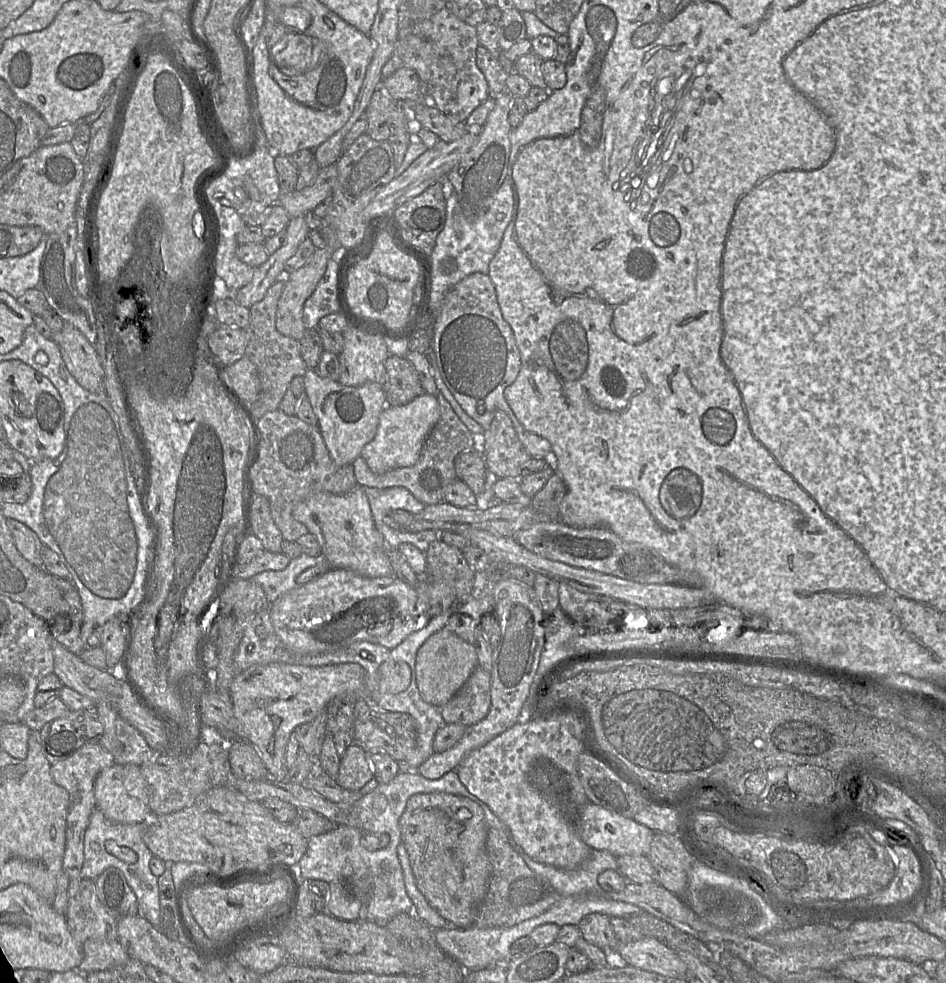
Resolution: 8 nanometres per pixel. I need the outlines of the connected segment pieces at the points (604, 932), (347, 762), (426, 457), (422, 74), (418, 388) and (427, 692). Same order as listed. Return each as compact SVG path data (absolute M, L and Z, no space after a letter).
M588 914L581 919L577 927L586 941L602 950L613 949L618 943L610 925L610 917L604 914Z
M351 745L340 758L340 765L335 781L344 789L360 791L374 778L368 754L360 747Z
M440 392L436 397L439 403L440 418L426 437L418 461L410 467L396 468L377 474L369 468L365 459L359 456L352 463L358 485L375 488L404 487L425 505L443 501L446 486L457 479L454 467L456 456L471 448L478 448L478 445L476 445L476 438L459 419L446 398Z
M447 7L424 20L413 20L406 9L399 11L394 53L405 66L417 73L424 85L425 97L452 122L465 122L470 114L489 98L487 80L476 63L476 50L479 45L476 27L460 20Z
M389 355L385 370L386 382L382 387L387 405L404 405L424 393L418 372L405 356Z
M447 629L431 635L417 650L415 658L414 673L422 699L441 708L454 697L477 665L478 658L474 644L467 643Z

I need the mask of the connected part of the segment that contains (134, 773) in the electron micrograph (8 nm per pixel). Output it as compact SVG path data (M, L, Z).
M113 763L102 770L93 785L93 797L96 809L110 821L121 824L138 824L150 821L153 817L148 807L149 790L140 766L134 764Z

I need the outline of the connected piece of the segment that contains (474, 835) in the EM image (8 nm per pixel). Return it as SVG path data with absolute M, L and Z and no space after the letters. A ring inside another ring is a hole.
M416 793L408 799L399 826L420 892L451 926L472 926L476 906L484 898L491 878L486 851L488 827L481 807L460 795Z

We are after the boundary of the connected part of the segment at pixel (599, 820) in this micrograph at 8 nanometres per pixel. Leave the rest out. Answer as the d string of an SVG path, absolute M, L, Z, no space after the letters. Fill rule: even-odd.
M588 802L580 815L579 836L592 850L607 851L614 856L637 855L646 856L649 852L654 832L636 822L634 818L626 818L603 806Z

